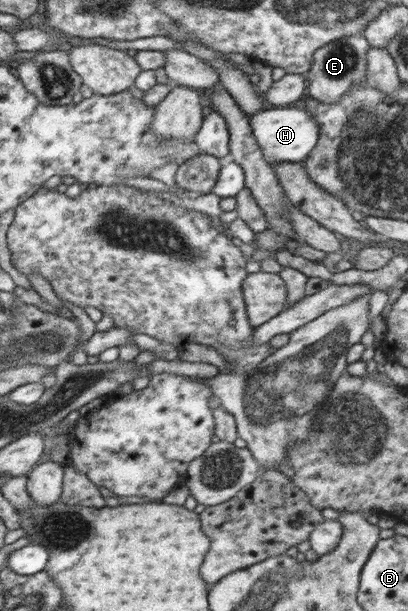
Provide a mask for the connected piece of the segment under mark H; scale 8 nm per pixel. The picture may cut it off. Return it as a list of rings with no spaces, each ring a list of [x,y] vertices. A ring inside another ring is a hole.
[[[285,107],[263,109],[247,116],[251,124],[251,132],[262,151],[264,160],[270,165],[280,163],[302,163],[308,158],[320,136],[319,124],[305,109]]]

